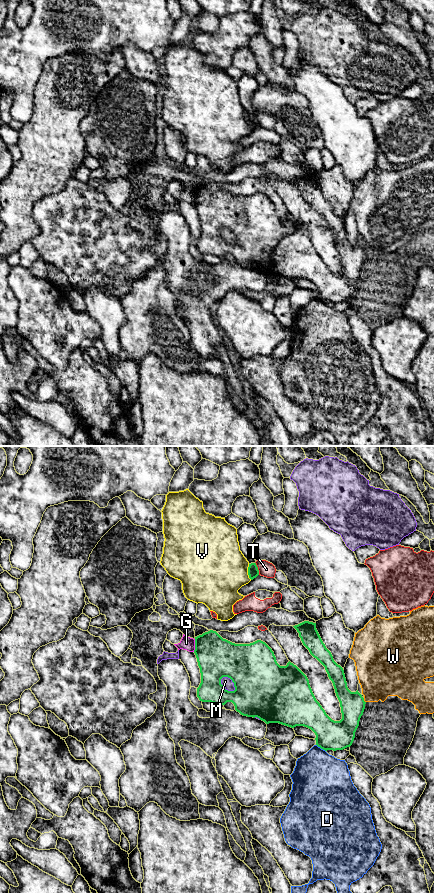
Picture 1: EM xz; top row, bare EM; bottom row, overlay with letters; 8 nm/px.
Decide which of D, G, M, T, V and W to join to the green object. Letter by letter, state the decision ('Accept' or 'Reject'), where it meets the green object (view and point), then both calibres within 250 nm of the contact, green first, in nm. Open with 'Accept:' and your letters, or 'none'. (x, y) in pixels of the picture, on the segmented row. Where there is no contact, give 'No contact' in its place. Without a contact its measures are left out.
Accept: none
D: Reject. Touches green at xz (321, 748). Thickness 240 nm (green) against 440 nm
G: Reject. Touches green at xz (195, 645). Thickness 320 nm (green) against 110 nm
M: Reject. Touches green at xz (225, 689). Thickness 360 nm (green) against 80 nm
T: Reject. Touches green at xz (257, 568). Thickness 90 nm (green) against 120 nm
V: Reject. Touches green at xz (248, 572). Thickness 90 nm (green) against 480 nm
W: Reject. Touches green at xz (363, 700). Thickness 200 nm (green) against 360 nm

